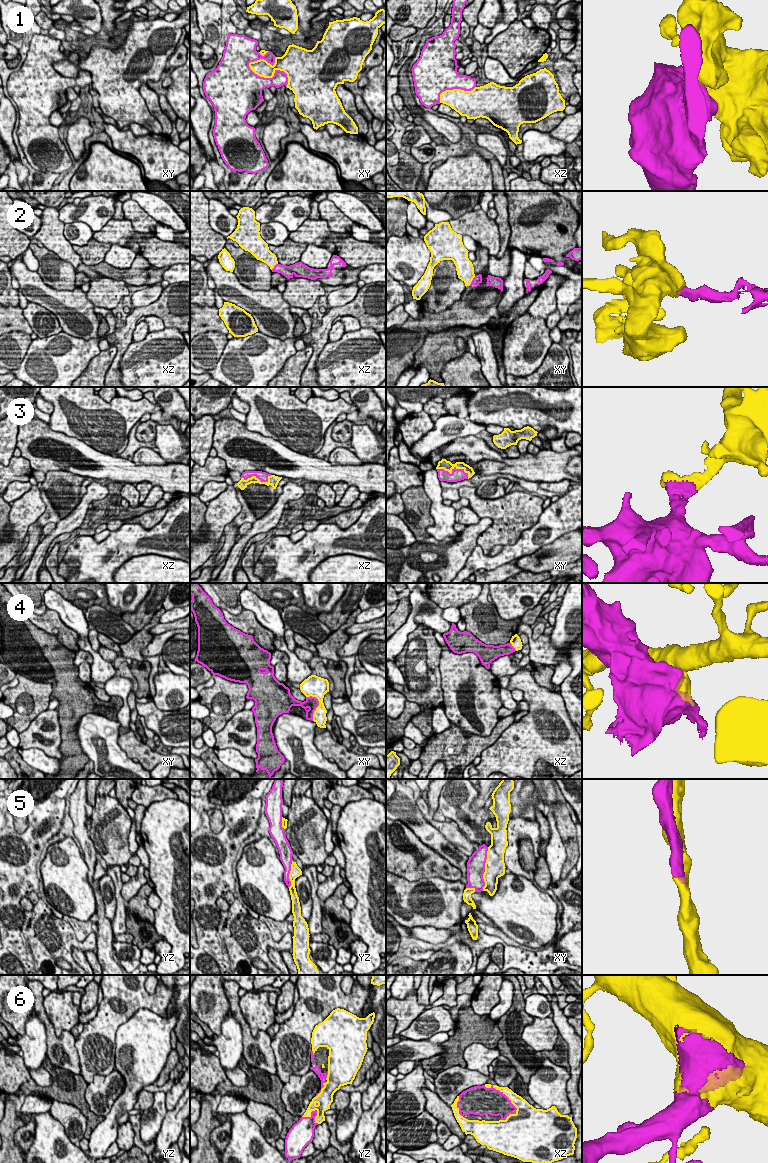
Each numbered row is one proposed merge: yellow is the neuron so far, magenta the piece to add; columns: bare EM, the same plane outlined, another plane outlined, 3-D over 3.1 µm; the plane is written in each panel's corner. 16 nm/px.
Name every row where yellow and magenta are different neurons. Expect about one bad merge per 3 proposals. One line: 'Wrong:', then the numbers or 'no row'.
Wrong: 2, 4

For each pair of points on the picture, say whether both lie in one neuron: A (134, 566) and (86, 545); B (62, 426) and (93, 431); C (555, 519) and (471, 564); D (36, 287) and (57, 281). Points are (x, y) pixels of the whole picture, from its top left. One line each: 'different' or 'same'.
A: different
B: same
C: same
D: different

